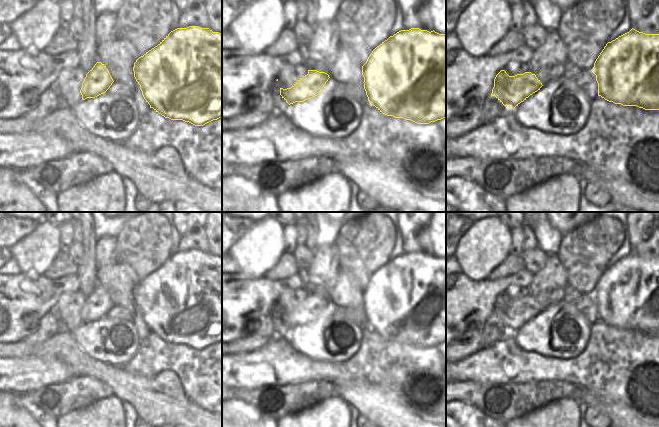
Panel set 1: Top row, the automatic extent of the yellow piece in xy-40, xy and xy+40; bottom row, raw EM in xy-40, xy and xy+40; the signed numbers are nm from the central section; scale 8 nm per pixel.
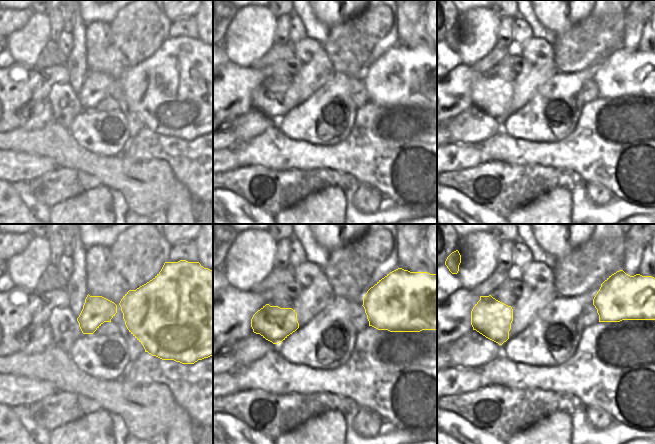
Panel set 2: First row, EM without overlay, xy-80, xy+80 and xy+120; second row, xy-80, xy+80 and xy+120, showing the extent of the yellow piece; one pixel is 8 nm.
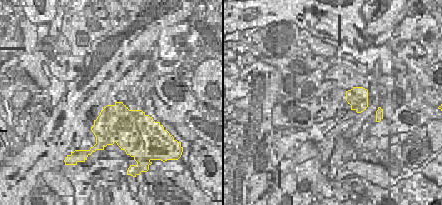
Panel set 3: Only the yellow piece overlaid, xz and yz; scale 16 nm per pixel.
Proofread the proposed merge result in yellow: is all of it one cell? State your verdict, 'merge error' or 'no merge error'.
merge error

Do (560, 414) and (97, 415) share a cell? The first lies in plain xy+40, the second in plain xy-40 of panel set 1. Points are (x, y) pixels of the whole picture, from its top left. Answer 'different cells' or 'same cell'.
same cell

